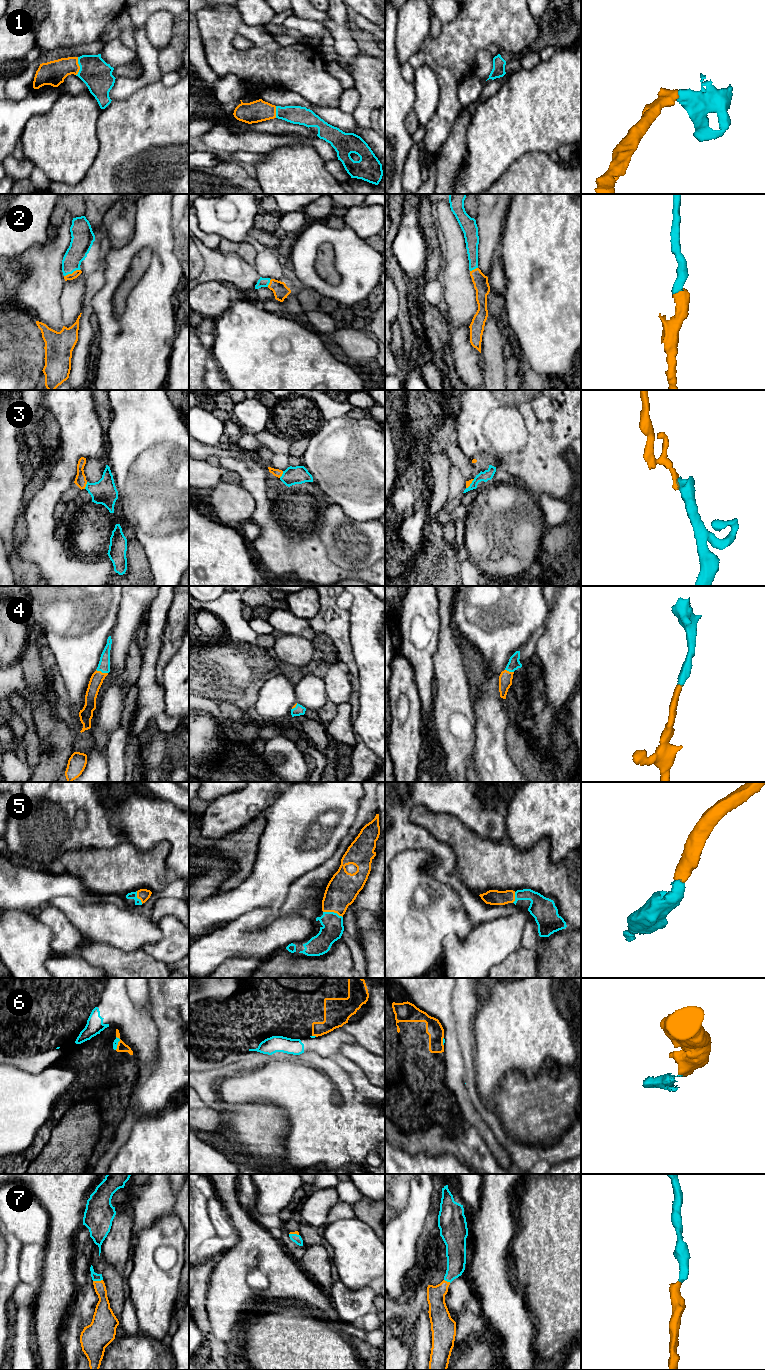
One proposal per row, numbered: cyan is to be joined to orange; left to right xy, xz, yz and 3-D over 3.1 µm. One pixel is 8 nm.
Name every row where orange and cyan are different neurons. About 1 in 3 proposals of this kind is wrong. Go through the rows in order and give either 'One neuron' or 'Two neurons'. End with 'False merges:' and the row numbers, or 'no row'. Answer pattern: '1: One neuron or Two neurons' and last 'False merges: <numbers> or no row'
1: One neuron
2: One neuron
3: Two neurons
4: One neuron
5: One neuron
6: Two neurons
7: One neuron
False merges: 3, 6

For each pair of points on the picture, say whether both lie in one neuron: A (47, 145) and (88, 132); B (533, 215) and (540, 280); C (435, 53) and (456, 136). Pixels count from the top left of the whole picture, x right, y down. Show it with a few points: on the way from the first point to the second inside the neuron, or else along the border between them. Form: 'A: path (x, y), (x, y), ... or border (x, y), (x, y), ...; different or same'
A: path (57, 142), (61, 142), (71, 132), (78, 132); same
B: path (538, 231), (538, 264); same
C: border (463, 109), (442, 146); different

